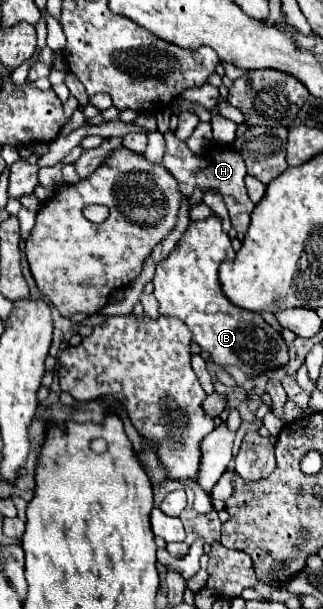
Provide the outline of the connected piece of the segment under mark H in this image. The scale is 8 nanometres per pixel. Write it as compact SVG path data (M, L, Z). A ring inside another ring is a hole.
M166 132L166 152L164 152L164 168L178 180L180 192L184 196L192 196L192 192L196 188L200 188L202 192L218 192L230 212L230 220L232 220L232 228L240 234L244 234L248 230L250 224L250 214L254 210L254 202L248 198L246 188L244 188L244 176L246 176L246 166L244 166L244 158L226 146L216 146L212 148L210 154L194 154L186 142L180 142L174 132Z

